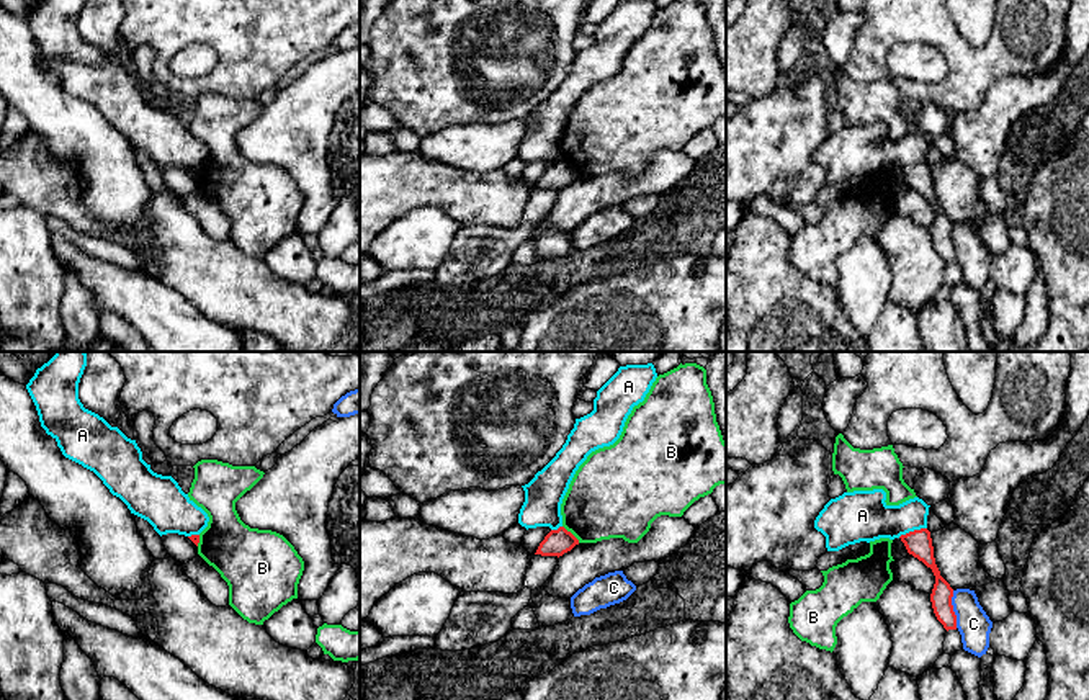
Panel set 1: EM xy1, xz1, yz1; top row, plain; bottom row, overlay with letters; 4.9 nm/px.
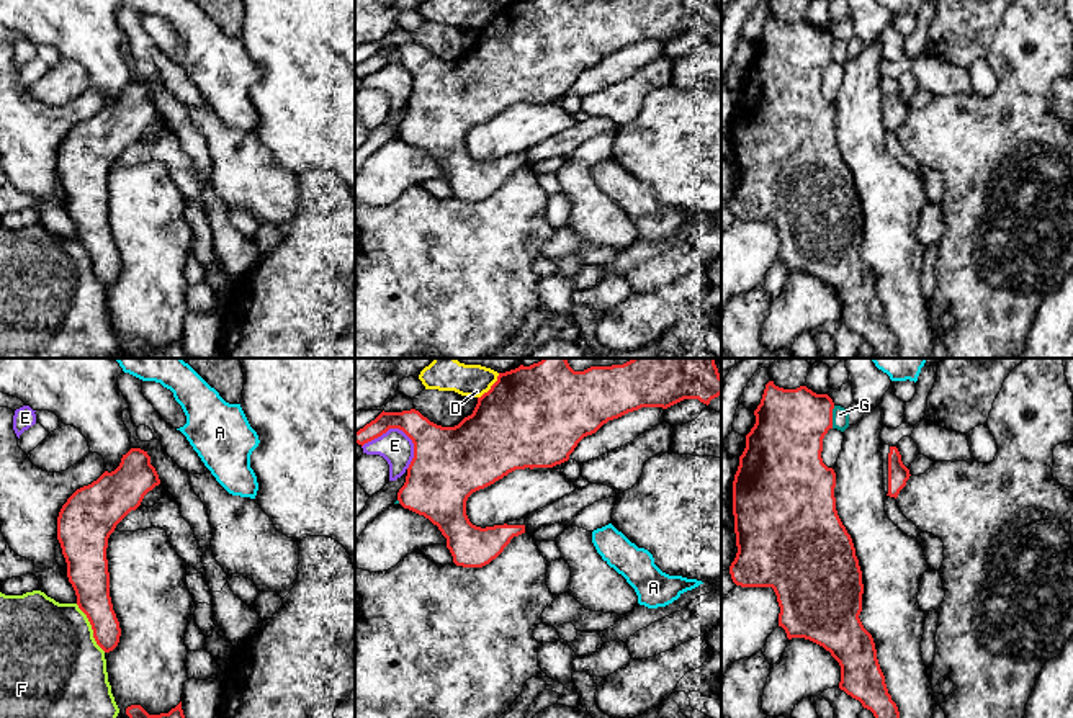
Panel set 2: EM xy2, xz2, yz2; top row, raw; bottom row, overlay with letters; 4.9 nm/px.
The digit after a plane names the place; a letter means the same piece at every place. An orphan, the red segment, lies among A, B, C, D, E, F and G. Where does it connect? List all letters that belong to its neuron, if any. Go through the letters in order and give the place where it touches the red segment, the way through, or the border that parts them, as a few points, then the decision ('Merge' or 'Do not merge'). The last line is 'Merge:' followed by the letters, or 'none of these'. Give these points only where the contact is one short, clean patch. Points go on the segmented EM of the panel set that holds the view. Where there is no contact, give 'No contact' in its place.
A: Touches red at yz1 (911, 532). Boundary: yz1 (926, 527), (898, 537). Do not merge
B: Touches red at xz1 (571, 533). Boundary: xz1 (563, 525), (579, 542). Do not merge
C: Touches red at yz1 (952, 609). Boundary: yz1 (952, 591), (952, 610), (957, 627). Do not merge
D: Touches red at xz2 (491, 386). Boundary: xz2 (499, 373), (498, 380), (478, 398). Do not merge
E: Touches red at xz2 (395, 427). Do not merge
F: Touches red at xy2 (92, 628). Do not merge
G: Touches red at yz2 (831, 417). Do not merge
Merge: none of these

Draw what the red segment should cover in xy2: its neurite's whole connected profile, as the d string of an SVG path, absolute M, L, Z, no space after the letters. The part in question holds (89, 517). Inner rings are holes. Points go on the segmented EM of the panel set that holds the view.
M131 448L114 471L105 471L92 484L77 489L57 517L57 540L67 563L69 582L79 608L92 625L97 644L105 653L113 651L121 636L110 597L108 538L159 484L147 451Z

